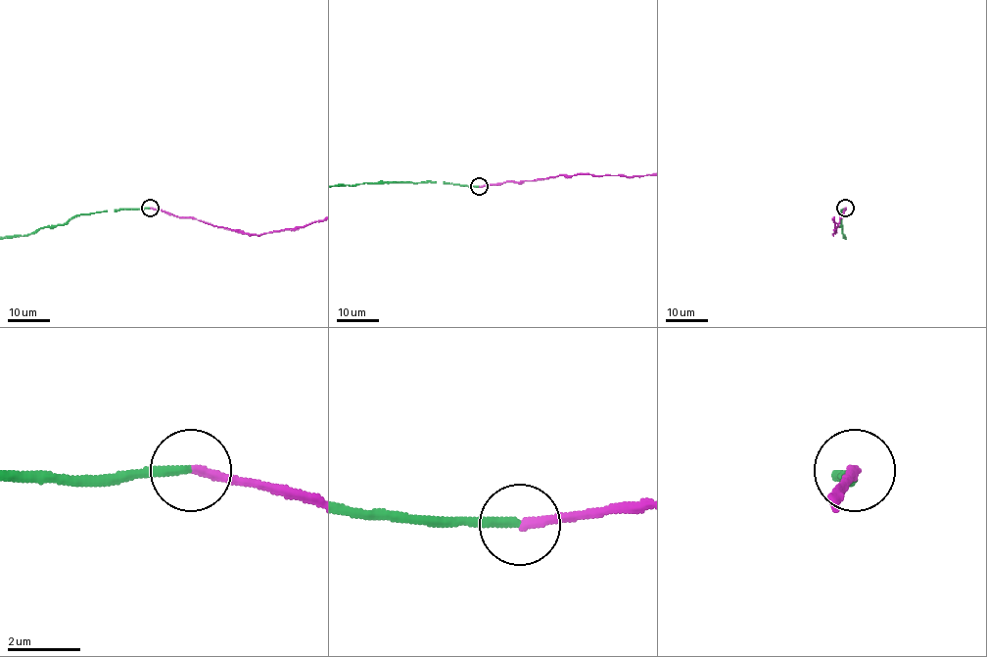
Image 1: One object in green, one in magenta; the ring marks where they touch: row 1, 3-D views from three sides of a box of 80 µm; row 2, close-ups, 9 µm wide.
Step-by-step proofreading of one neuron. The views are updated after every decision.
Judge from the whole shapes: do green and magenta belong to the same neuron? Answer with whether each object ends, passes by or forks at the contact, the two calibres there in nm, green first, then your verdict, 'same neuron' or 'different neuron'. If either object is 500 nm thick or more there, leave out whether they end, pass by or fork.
green ends | magenta ends | 240/240 nm | same neuron

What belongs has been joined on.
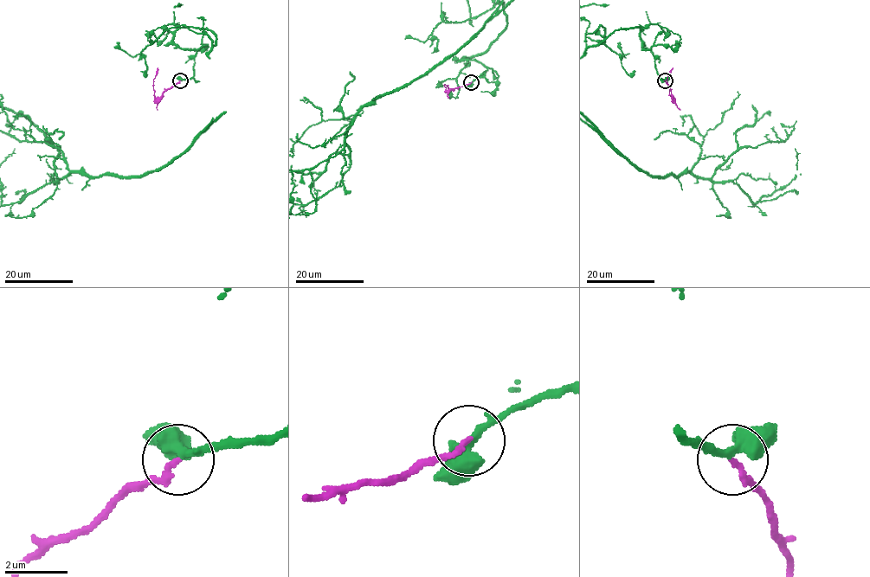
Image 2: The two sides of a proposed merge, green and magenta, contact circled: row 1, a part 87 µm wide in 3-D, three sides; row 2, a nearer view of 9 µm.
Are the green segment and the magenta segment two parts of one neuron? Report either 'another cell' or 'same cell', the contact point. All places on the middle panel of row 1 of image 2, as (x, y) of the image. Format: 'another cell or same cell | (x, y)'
same cell | (471, 82)

